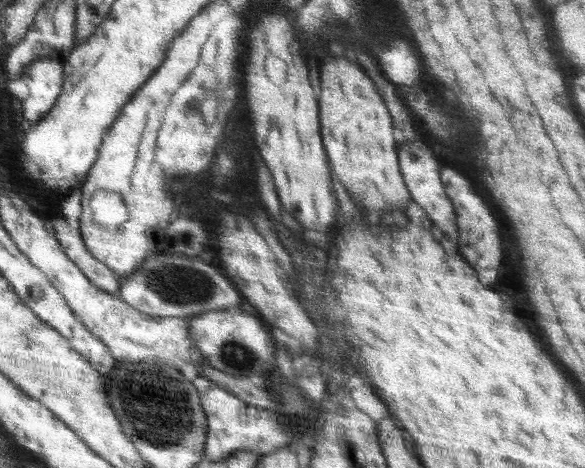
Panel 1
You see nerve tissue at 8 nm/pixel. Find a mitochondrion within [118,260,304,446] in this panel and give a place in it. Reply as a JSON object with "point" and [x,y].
{"point":[173,284]}

